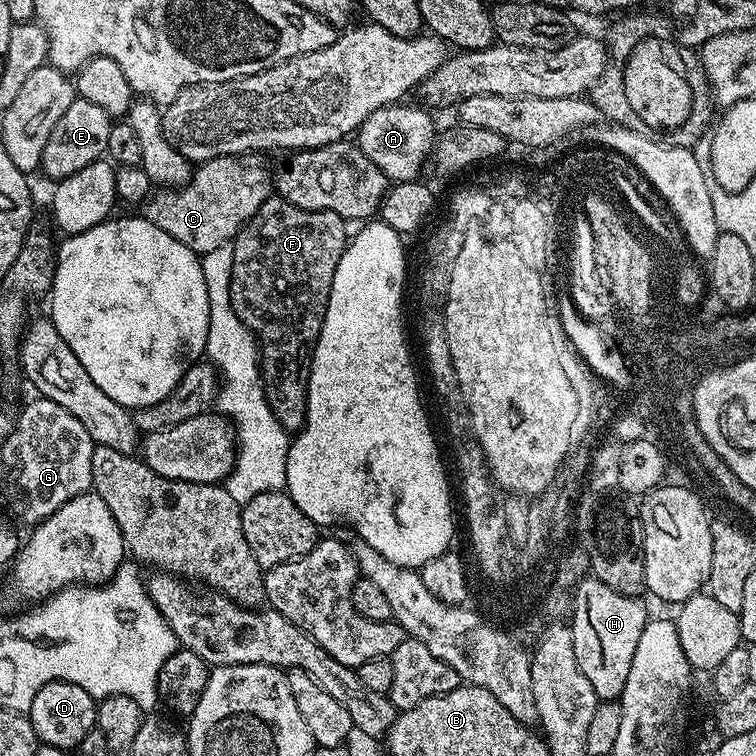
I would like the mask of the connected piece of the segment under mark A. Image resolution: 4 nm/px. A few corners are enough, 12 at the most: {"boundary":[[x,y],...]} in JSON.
{"boundary":[[408,102],[374,110],[354,136],[389,181],[412,180],[433,146]]}

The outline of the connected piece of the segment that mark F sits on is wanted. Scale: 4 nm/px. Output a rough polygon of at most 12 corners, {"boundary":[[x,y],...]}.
{"boundary":[[272,194],[232,244],[229,294],[264,391],[304,424],[312,349],[349,243]]}

